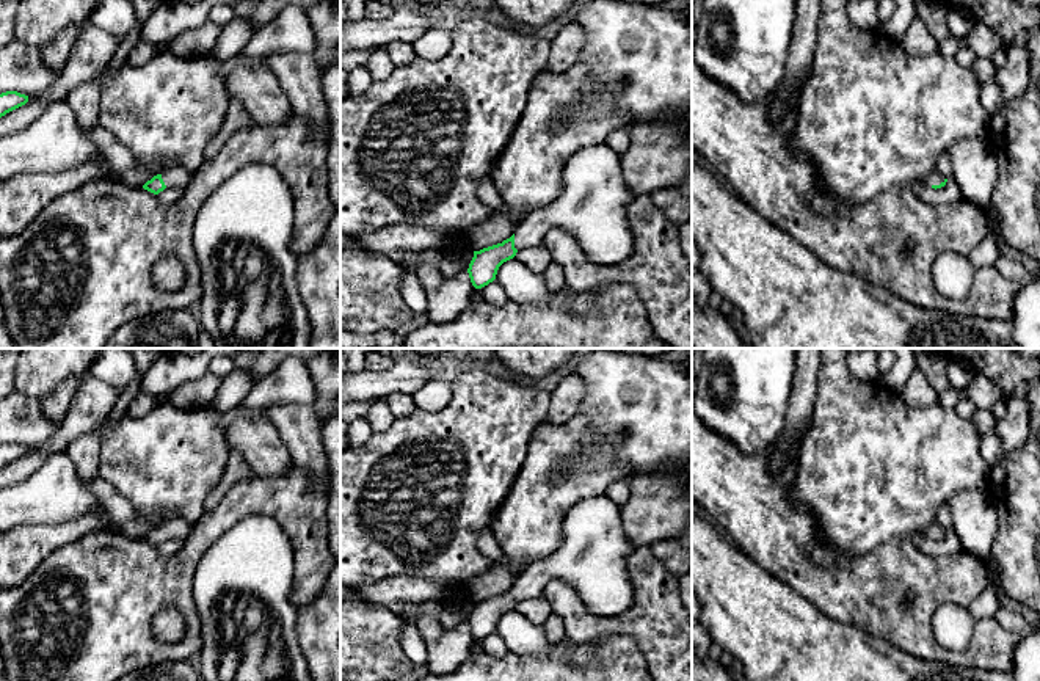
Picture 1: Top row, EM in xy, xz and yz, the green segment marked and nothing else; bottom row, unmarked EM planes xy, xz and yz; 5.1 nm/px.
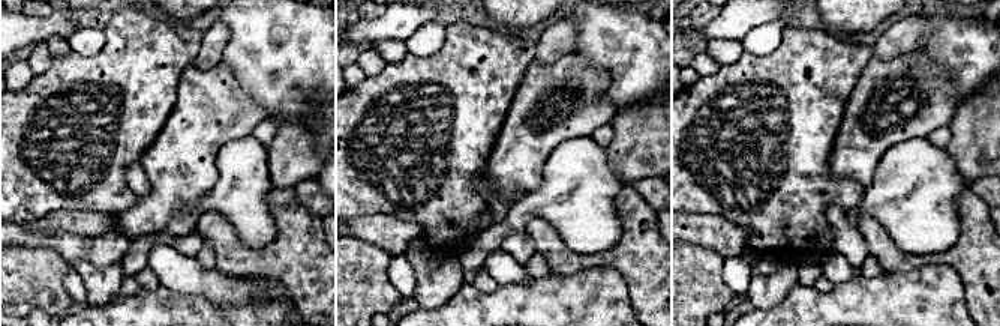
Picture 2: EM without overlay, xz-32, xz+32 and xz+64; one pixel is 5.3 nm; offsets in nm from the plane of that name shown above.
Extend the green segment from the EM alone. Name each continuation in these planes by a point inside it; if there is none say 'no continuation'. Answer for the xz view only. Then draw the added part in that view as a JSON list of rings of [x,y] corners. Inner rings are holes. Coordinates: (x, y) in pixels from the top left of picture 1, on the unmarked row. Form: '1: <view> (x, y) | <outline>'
1: xz (593, 556) | [[[605,494],[585,497],[563,519],[562,546],[518,576],[515,599],[536,603],[549,581],[562,579],[577,590],[588,612],[616,615],[634,603],[635,592],[627,571],[632,551],[621,507]]]

